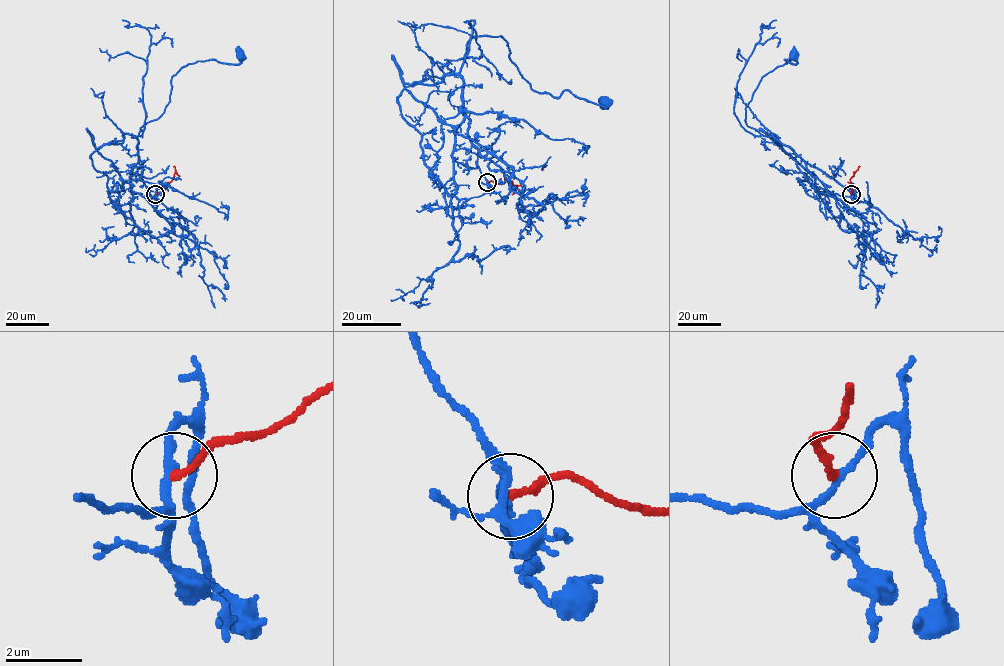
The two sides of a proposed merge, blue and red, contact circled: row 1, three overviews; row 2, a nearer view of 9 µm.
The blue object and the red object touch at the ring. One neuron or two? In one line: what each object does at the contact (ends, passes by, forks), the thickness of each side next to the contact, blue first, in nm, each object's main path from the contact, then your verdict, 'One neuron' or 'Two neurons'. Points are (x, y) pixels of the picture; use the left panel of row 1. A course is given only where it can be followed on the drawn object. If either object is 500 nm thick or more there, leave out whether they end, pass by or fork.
At the ring blue passes by. At the ring red ends. Thickness 200 nm (blue) against 200 nm. Course of blue: (155, 194), (141, 178), (135, 136), (164, 112), (171, 77), (182, 67), (210, 59), (239, 64), (239, 52). Course of red: (155, 194), (165, 189), (173, 179), (173, 166). One neuron

